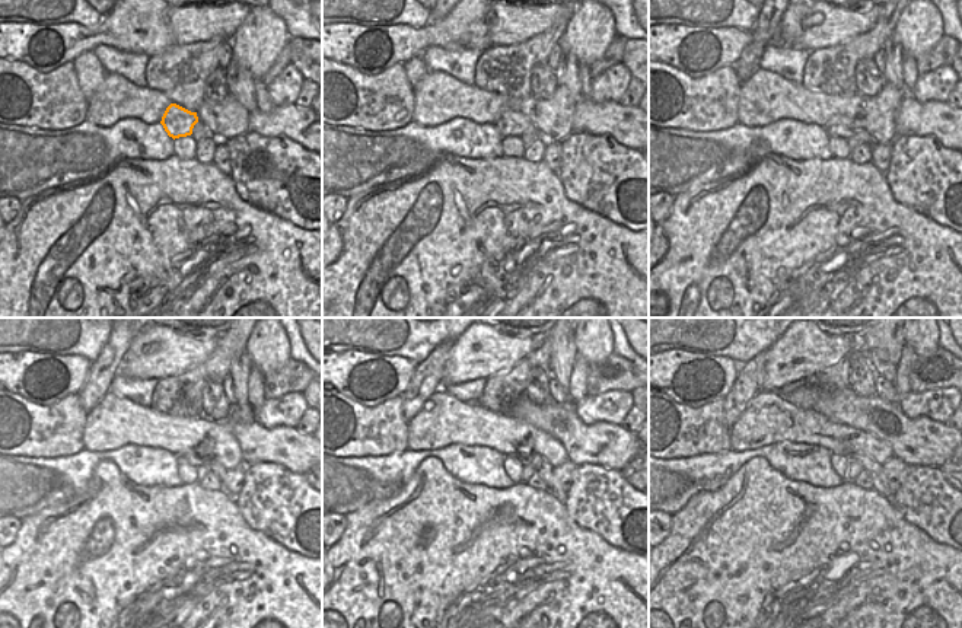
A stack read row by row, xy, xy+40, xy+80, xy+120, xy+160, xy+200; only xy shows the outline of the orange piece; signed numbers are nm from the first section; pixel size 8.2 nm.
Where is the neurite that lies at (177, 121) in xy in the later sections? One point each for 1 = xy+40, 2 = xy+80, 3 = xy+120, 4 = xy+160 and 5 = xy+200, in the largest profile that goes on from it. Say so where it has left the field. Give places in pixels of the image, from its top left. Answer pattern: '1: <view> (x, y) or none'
1: xy+40 (510, 124)
2: xy+80 (838, 126)
3: xy+120 (188, 456)
4: xy+160 (532, 459)
5: xy+200 (869, 465)

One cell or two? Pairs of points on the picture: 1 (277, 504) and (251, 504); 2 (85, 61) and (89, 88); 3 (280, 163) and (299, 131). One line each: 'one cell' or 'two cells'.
1: one cell
2: one cell
3: two cells

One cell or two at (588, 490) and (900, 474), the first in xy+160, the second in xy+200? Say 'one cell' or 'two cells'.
two cells

